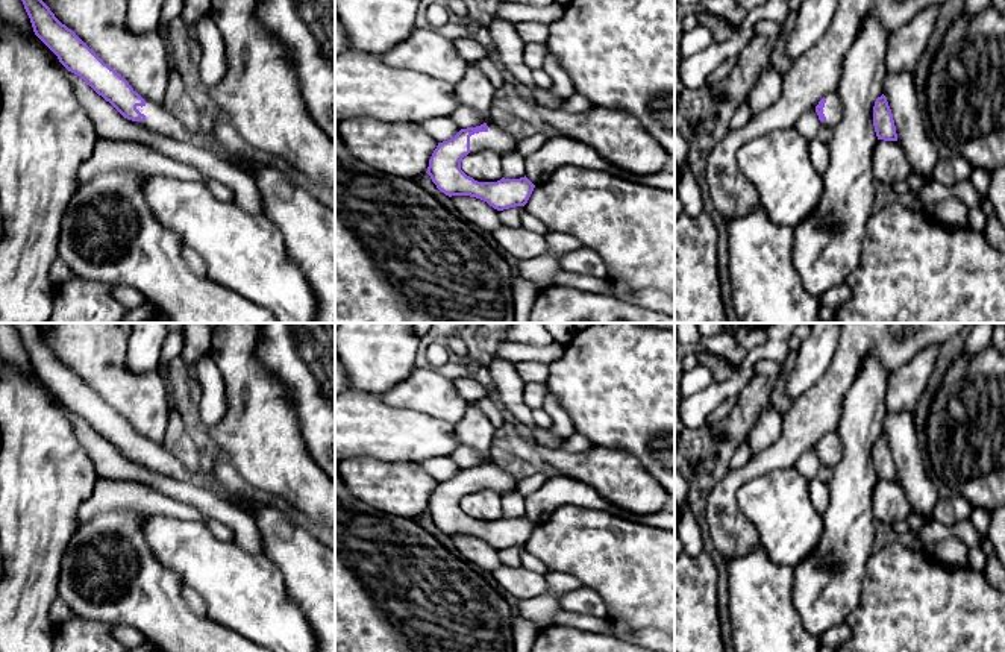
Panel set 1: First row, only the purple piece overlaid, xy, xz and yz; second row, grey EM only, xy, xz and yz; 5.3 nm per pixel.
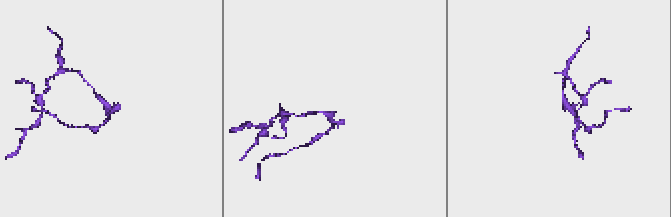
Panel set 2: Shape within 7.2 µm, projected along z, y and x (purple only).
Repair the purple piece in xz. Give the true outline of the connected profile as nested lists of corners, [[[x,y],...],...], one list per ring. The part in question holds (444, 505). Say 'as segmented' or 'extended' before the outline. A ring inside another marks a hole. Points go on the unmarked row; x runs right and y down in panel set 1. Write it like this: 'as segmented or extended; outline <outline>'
extended; outline [[[493,461],[461,469],[453,478],[438,482],[427,514],[446,535],[470,535],[487,541],[497,550],[524,546],[535,525],[524,516],[497,522],[477,522],[461,509],[461,500],[468,493],[491,490],[500,496],[517,491],[518,481]]]

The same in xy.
extended; outline [[[12,323],[30,358],[35,375],[58,396],[59,402],[85,420],[124,458],[196,487],[211,488],[203,473],[191,473],[162,443],[142,438],[129,422],[105,403],[71,368],[62,364],[41,340],[35,323]]]

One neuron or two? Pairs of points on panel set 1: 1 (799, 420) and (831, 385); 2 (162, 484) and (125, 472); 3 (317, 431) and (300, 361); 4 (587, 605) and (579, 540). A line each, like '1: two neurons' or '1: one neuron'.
1: one neuron
2: one neuron
3: one neuron
4: two neurons

